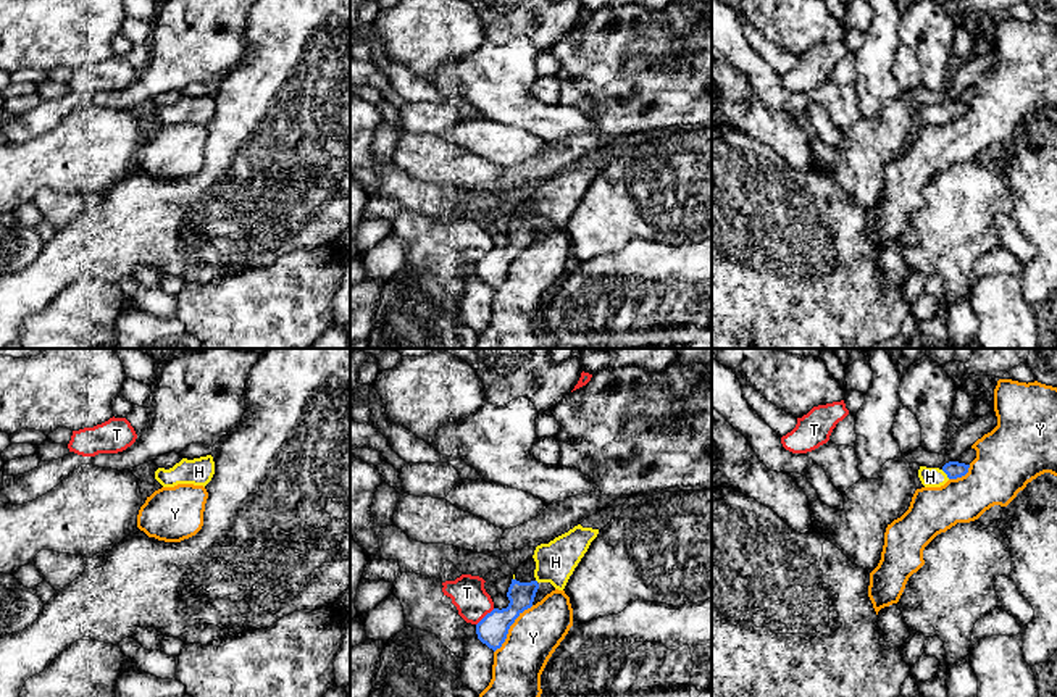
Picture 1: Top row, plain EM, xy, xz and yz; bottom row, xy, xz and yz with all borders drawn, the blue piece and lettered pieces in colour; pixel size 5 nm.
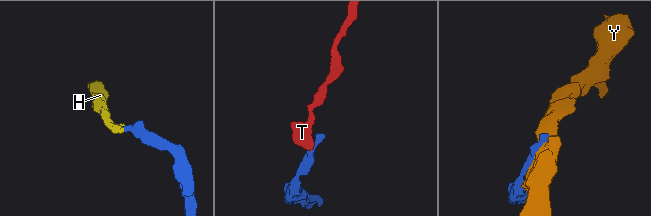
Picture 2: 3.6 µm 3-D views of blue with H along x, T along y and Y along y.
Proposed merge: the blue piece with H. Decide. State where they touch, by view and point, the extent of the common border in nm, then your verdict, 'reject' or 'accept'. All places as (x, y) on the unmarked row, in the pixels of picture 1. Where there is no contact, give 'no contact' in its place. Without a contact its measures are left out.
yz (946, 112) | 60 nm | accept

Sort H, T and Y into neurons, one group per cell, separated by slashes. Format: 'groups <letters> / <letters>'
groups H / T / Y

